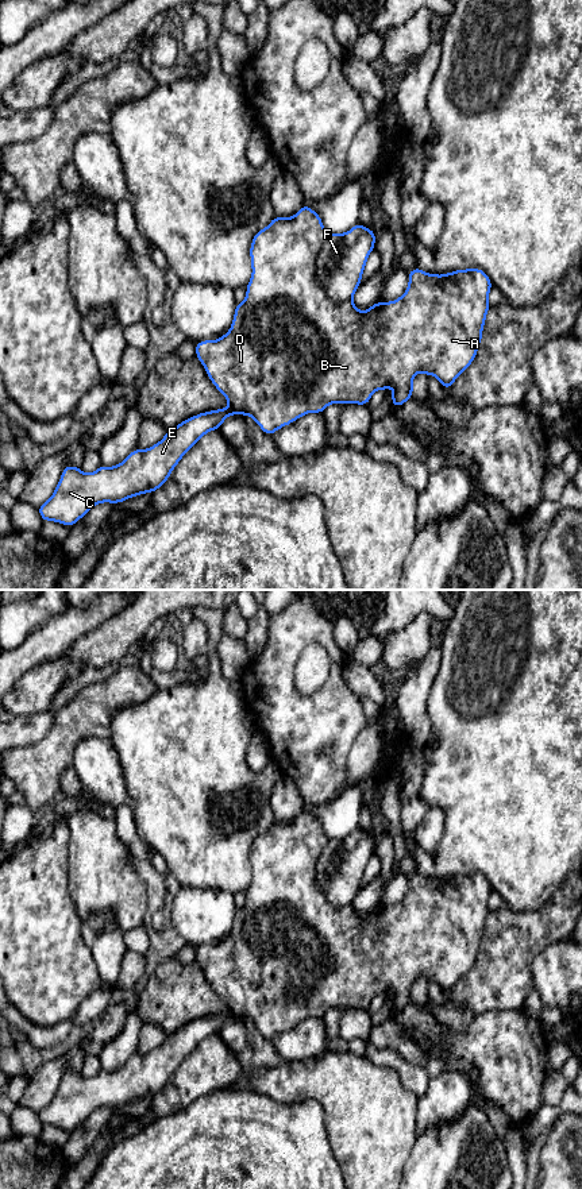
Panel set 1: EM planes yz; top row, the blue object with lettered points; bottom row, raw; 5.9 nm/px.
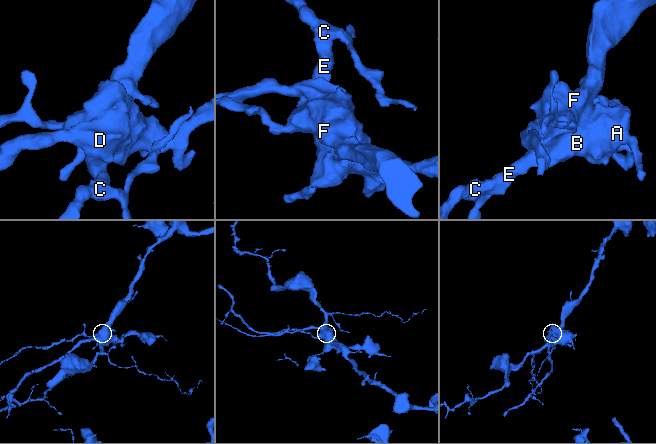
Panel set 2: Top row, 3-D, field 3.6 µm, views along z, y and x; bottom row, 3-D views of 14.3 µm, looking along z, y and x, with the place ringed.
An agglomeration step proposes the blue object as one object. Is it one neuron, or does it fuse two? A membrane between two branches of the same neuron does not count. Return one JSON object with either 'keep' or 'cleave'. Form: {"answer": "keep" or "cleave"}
{"answer": "cleave"}

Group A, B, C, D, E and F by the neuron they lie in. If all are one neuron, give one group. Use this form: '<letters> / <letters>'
A B D / C E F

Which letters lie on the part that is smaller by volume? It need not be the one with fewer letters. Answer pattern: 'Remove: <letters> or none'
Remove: A, B, D

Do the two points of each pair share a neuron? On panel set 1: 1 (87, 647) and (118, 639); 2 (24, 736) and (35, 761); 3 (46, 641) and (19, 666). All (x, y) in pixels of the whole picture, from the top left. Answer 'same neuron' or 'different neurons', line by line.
1: same neuron
2: different neurons
3: same neuron

